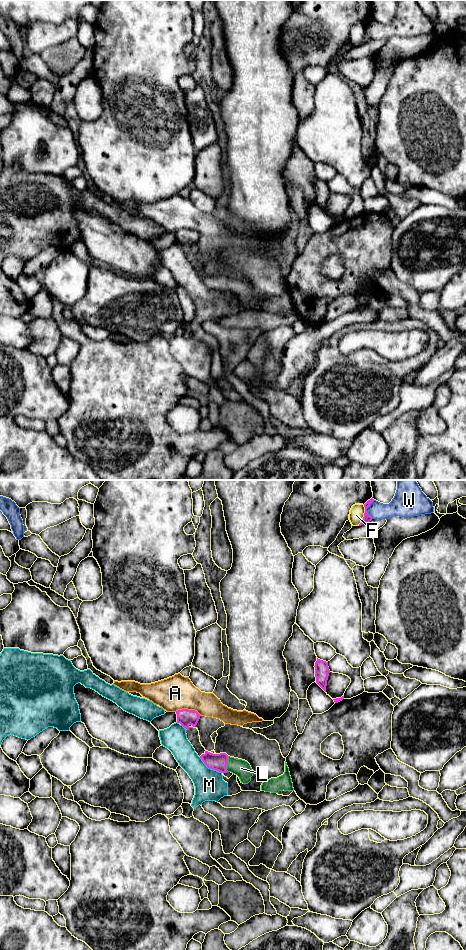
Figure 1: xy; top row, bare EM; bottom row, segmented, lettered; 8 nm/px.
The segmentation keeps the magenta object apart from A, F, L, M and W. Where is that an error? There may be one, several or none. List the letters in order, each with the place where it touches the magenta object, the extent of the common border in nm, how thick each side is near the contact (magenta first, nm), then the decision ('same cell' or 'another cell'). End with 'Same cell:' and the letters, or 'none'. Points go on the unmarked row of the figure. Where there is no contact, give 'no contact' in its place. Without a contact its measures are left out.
A: xy (187, 229) | 220 nm | 140/280 nm | another cell
F: xy (364, 35) | 180 nm | 70/120 nm | another cell
L: xy (227, 283) | 130 nm | 140/140 nm | same cell
M: xy (210, 288) | 220 nm | 140/240 nm | another cell
W: xy (365, 29) | 150 nm | 70/140 nm | another cell
Same cell: L

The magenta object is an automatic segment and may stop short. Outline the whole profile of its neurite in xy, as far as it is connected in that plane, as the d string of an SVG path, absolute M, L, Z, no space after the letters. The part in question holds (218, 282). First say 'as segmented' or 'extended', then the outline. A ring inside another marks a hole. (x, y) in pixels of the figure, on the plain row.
extended; M205 271L200 278L210 289L237 295L243 304L248 304L253 296L253 290L247 281L230 277L226 273L213 274Z

